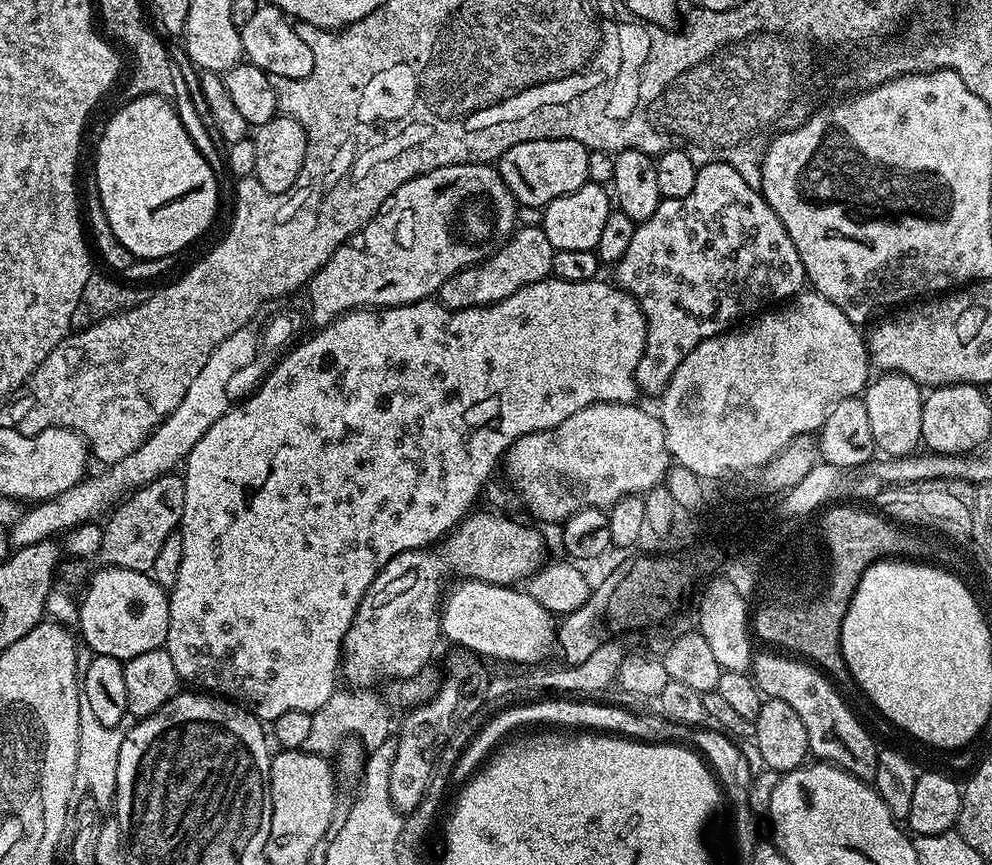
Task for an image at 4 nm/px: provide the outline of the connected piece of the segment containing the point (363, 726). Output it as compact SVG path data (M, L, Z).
M338 688L325 705L313 713L309 737L303 742L303 751L328 756L330 752L335 753L339 749L343 739L352 737L360 740L365 749L371 752L391 737L392 714L389 703L382 696L374 695L374 692L345 689Z

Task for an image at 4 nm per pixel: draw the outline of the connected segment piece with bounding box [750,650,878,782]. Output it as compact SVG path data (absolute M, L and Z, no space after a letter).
M772 650L764 651L768 652L757 651L752 657L752 681L767 699L786 702L786 706L791 706L798 713L798 718L802 718L802 726L806 726L809 753L817 761L838 766L854 774L859 780L875 781L878 744L872 741L872 736L864 729L863 722L843 700L840 688L819 668L803 659L777 654Z

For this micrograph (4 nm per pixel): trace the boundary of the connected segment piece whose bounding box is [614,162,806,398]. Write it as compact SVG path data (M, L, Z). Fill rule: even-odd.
M714 162L697 167L694 190L686 198L661 199L650 218L639 221L626 254L614 265L615 283L640 303L648 333L636 371L636 387L652 398L670 382L682 358L702 342L727 332L740 320L759 313L771 300L788 302L805 291L804 267L782 226L778 214L770 210L764 197L734 170L734 166Z

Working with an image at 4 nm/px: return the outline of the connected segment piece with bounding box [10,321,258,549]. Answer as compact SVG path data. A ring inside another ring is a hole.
M253 322L242 326L242 330L236 330L216 347L214 354L206 358L206 366L198 370L194 382L190 382L190 390L186 390L186 398L178 402L175 410L164 419L152 435L134 450L134 454L128 454L117 464L107 465L97 476L89 475L62 494L55 496L53 500L41 500L33 503L32 508L23 511L18 522L10 529L10 544L13 549L34 546L34 542L51 540L67 533L88 521L95 521L99 512L107 513L121 498L127 497L138 488L145 488L150 482L154 482L159 476L175 473L187 460L190 450L198 446L198 438L228 413L230 401L226 394L228 386L232 382L232 375L240 372L256 356L258 341L250 336L250 330L254 328Z

